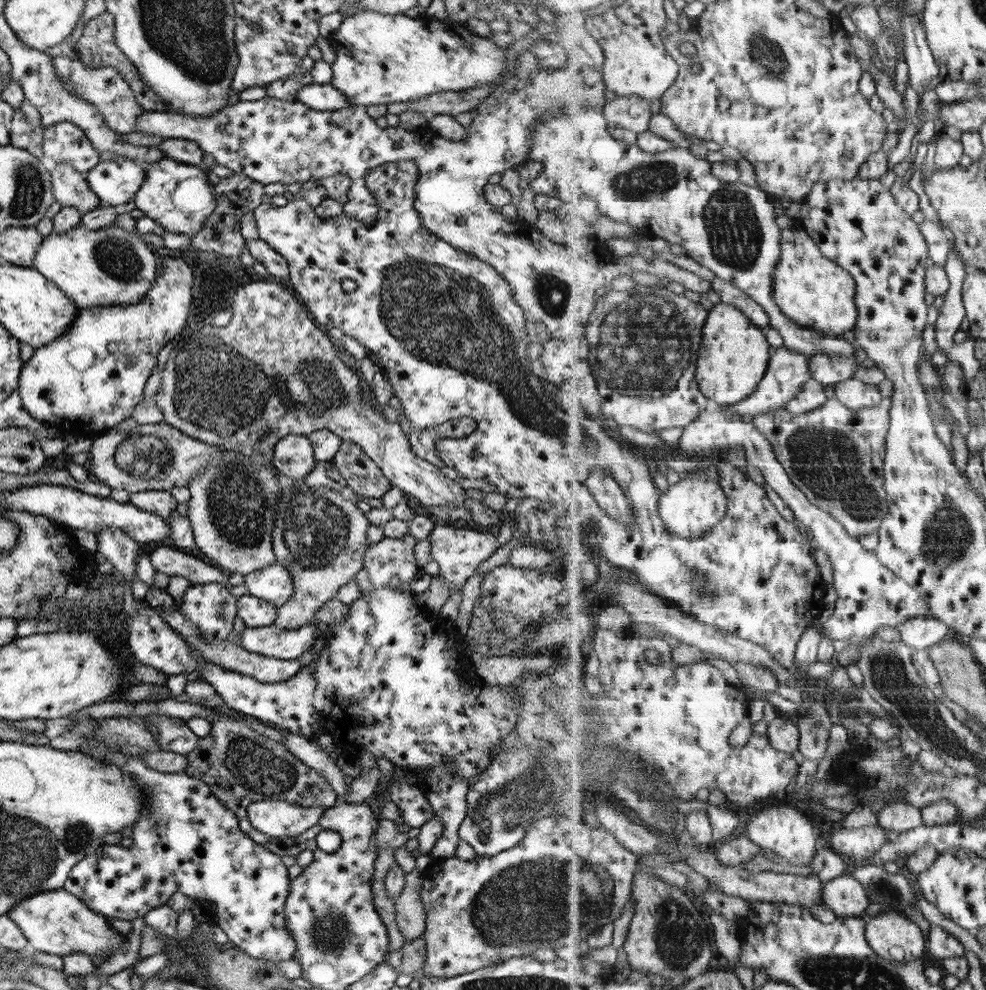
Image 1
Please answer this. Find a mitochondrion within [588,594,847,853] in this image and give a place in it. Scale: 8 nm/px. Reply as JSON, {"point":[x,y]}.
{"point":[816,721]}

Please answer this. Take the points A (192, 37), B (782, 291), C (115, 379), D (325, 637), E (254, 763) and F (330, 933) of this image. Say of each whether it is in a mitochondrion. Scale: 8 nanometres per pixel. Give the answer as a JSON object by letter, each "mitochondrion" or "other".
{"A":"mitochondrion","B":"other","C":"other","D":"other","E":"mitochondrion","F":"mitochondrion"}

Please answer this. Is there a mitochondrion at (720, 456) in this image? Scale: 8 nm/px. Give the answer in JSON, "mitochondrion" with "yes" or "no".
{"mitochondrion":"no"}

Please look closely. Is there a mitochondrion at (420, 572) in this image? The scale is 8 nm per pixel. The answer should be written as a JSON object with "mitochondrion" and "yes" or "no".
{"mitochondrion":"no"}

